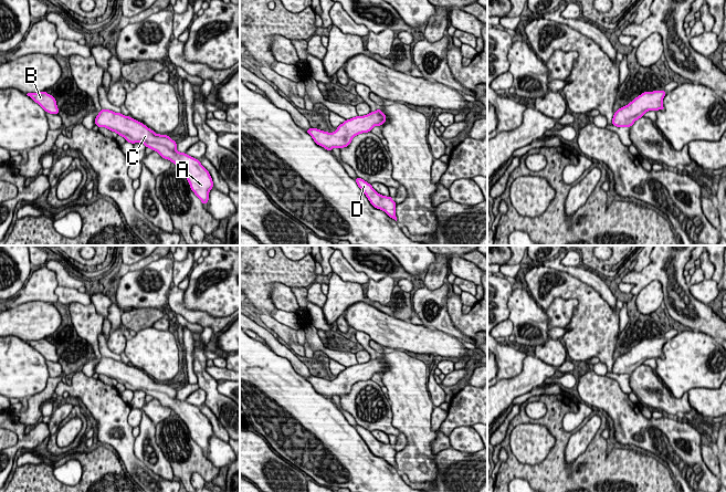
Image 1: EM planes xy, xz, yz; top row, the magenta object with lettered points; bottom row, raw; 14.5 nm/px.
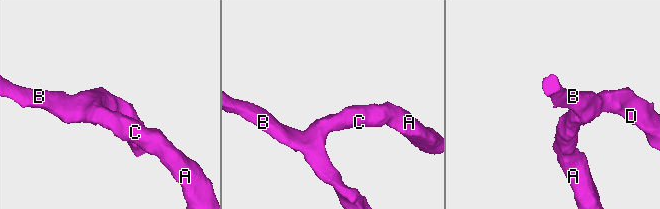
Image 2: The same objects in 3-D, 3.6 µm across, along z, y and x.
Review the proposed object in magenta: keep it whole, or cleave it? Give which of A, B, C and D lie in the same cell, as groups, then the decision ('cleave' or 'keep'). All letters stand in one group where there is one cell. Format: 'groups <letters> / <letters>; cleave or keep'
groups A B C D; keep

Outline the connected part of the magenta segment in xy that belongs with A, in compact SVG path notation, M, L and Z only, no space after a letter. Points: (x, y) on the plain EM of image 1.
M104 356L96 364L95 373L115 379L128 390L141 390L157 399L164 407L173 410L186 423L191 438L201 448L202 452L207 452L209 440L213 436L209 419L199 407L188 404L186 400L179 400L176 397L177 390L168 383L155 381L152 377L130 364L124 364L120 360Z

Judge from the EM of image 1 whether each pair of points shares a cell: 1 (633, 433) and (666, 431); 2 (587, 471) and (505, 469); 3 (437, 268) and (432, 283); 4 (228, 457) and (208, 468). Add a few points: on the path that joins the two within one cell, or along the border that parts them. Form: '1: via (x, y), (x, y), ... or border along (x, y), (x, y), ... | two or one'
1: via (641, 433), (659, 433) | one
2: via (567, 473), (532, 473), (525, 471) | one
3: via (437, 271), (433, 280) | one
4: border along (202, 452), (218, 468) | two

